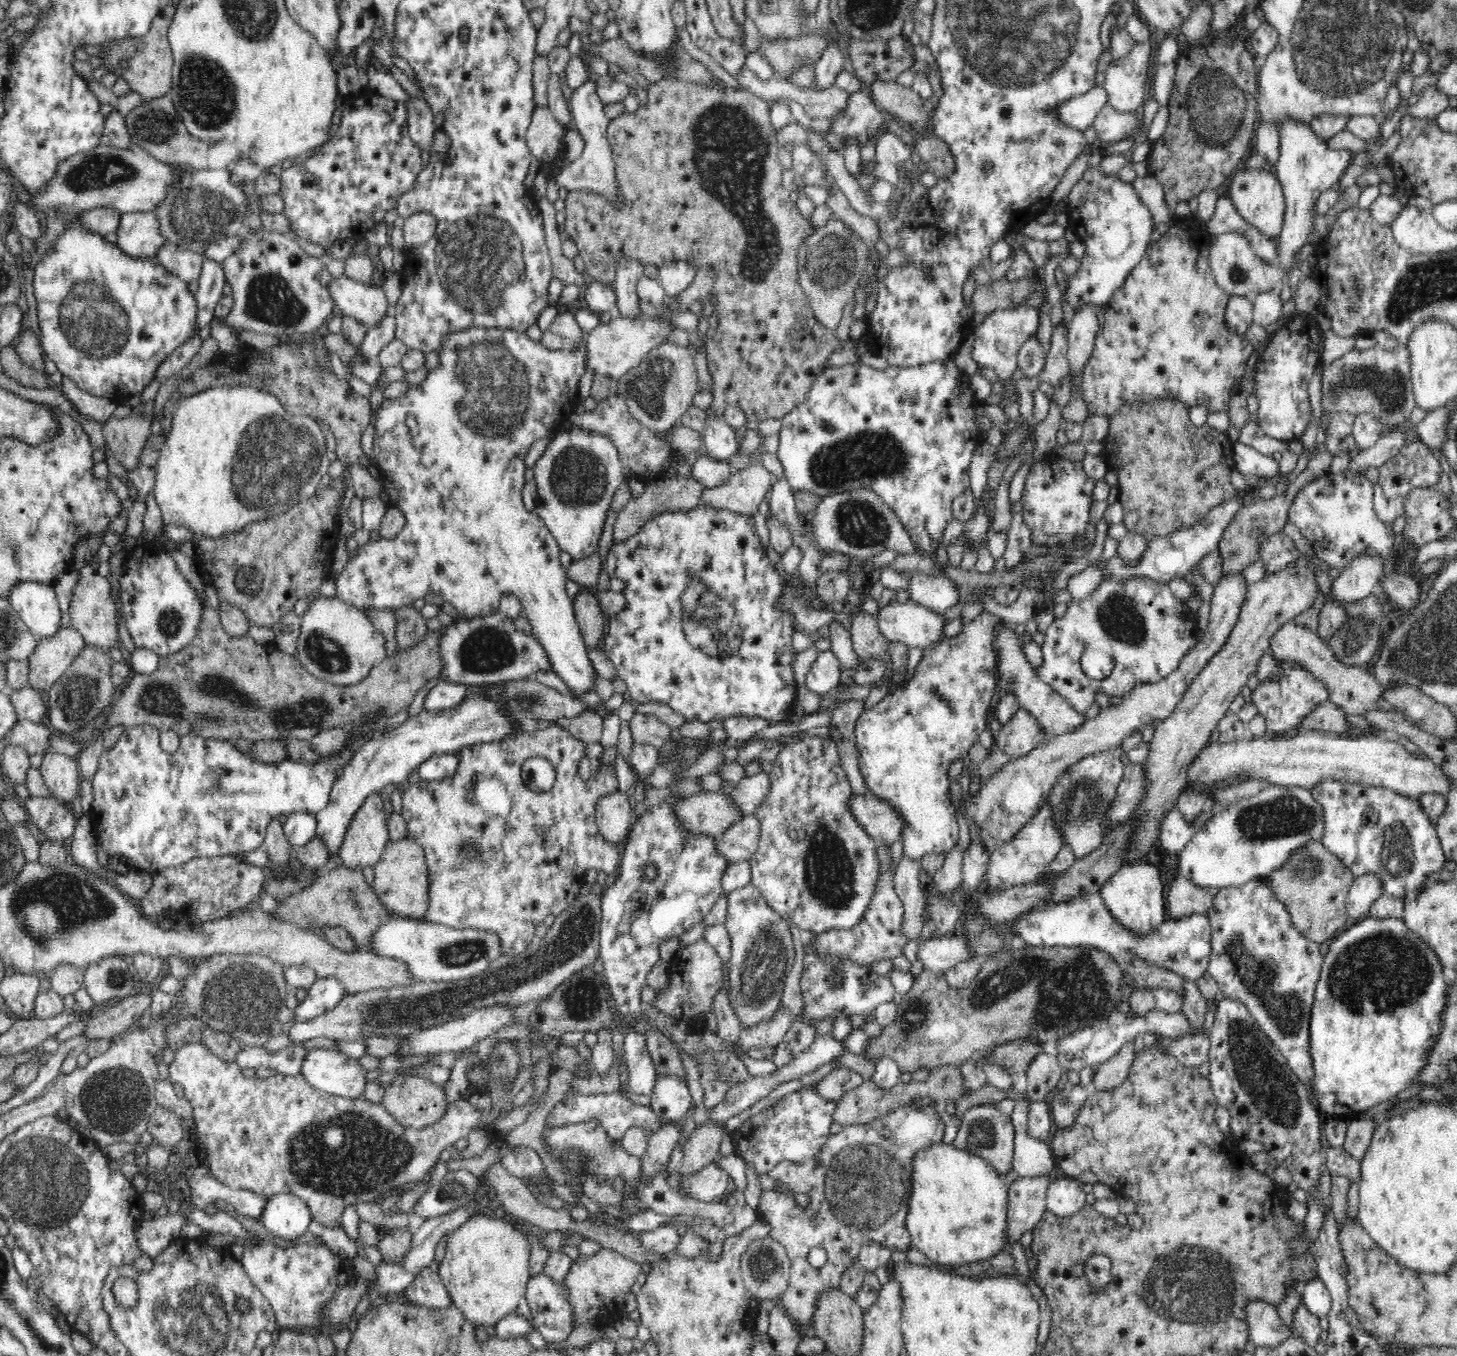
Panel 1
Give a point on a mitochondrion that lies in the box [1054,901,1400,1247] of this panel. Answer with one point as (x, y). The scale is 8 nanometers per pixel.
(1264, 1081)

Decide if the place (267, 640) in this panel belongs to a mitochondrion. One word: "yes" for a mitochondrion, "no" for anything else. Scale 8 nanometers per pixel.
no

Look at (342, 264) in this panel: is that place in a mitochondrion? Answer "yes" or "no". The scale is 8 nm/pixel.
no

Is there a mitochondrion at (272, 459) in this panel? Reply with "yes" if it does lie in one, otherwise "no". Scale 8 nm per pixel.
yes

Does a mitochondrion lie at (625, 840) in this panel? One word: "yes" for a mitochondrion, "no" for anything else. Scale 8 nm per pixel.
no

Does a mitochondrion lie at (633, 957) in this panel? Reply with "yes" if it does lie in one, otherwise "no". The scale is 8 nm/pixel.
no

